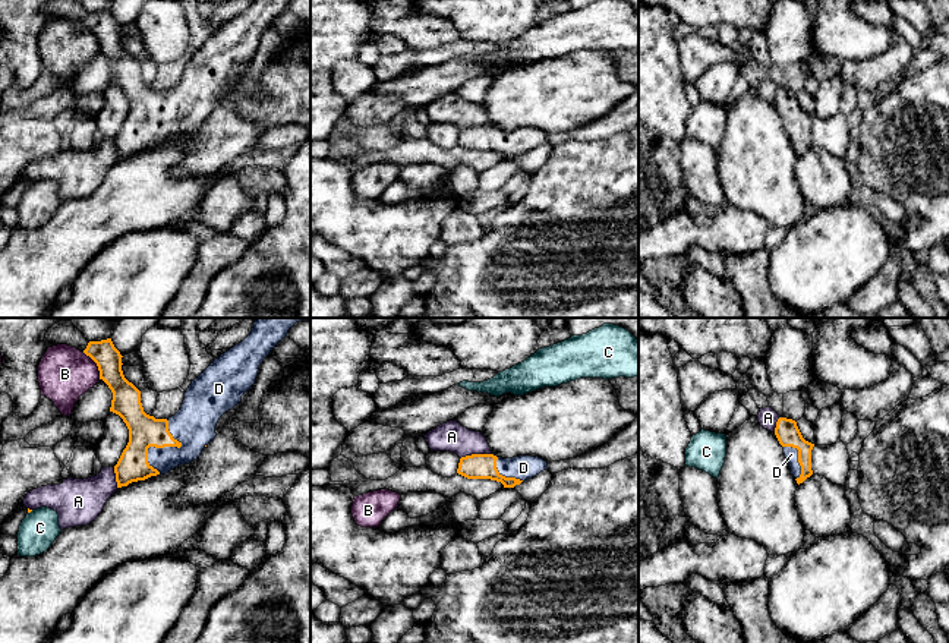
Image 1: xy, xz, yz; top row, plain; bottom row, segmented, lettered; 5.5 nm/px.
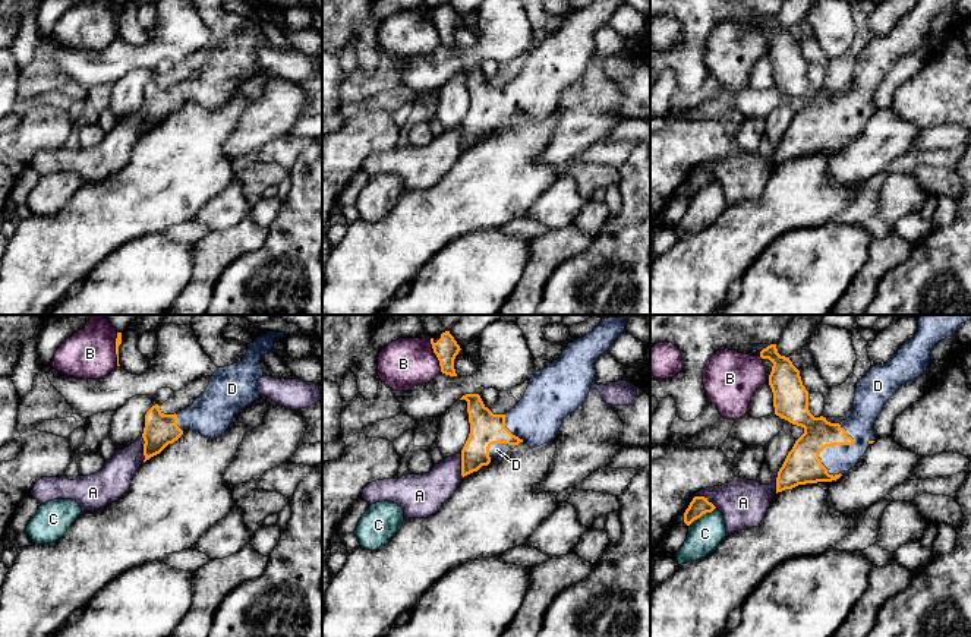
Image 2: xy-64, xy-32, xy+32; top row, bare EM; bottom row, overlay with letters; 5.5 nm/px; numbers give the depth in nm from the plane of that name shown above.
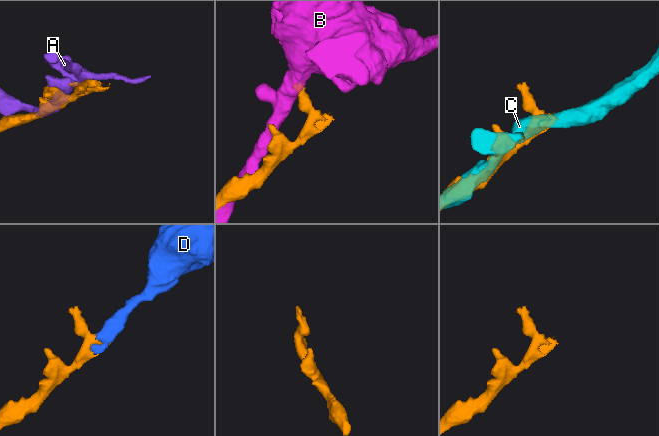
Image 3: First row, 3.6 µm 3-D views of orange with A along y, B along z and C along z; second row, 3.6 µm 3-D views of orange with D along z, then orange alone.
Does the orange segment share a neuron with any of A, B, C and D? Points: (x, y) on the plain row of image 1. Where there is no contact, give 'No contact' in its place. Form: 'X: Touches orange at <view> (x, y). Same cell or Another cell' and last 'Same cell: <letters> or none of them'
A: Touches orange at xz (475, 126). Another cell
B: Touches orange at xy (97, 37). Another cell
C: Touches orange at xy (30, 183). Another cell
D: Touches orange at xy (166, 117). Same cell
Same cell: D

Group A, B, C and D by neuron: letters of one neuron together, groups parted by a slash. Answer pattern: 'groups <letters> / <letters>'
groups A / B / C / D

